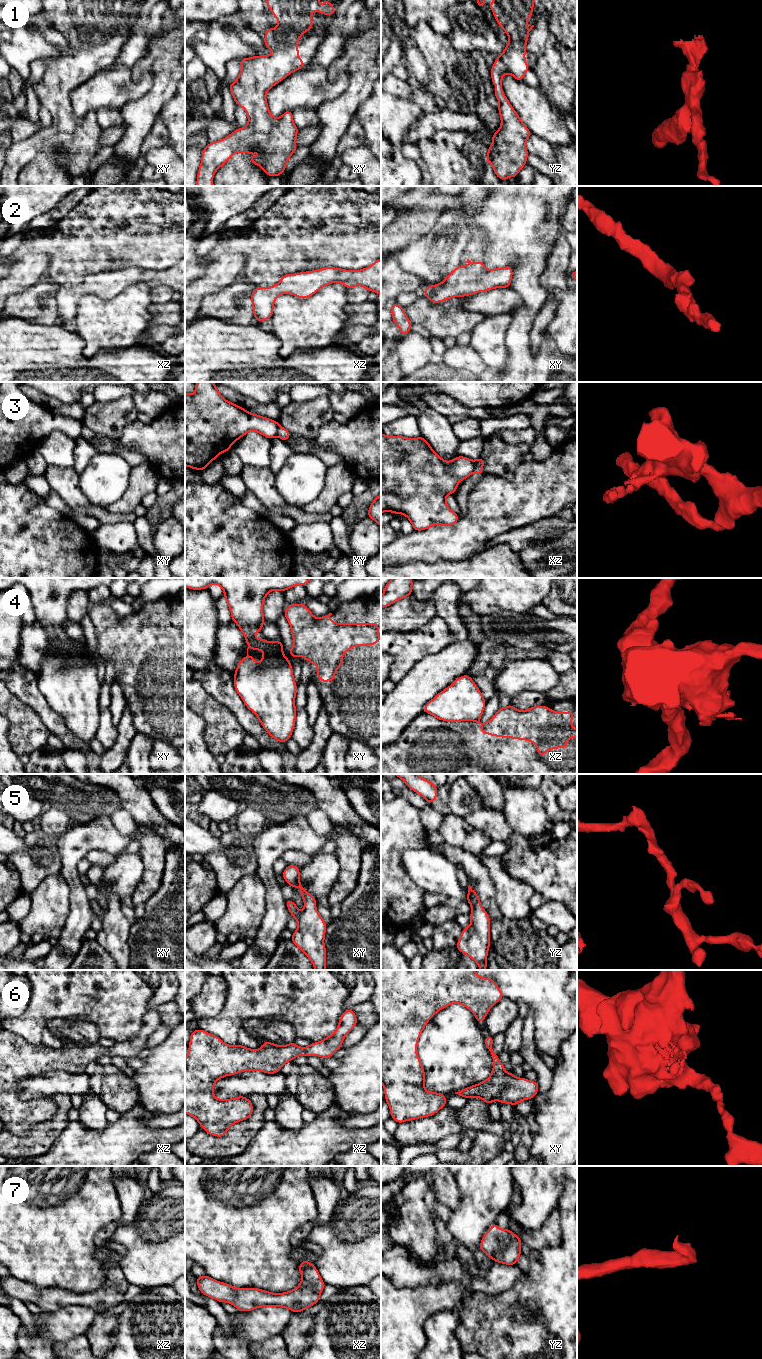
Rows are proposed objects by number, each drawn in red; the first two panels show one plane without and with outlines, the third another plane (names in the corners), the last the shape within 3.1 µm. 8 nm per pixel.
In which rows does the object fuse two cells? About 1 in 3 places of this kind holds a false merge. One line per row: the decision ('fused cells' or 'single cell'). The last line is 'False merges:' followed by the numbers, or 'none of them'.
1: single cell
2: single cell
3: fused cells
4: fused cells
5: single cell
6: single cell
7: single cell
False merges: 3, 4

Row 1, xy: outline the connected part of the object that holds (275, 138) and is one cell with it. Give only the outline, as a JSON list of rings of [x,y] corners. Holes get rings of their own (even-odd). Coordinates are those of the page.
[[[266,0],[266,5],[278,19],[278,26],[267,28],[264,38],[266,48],[272,50],[273,54],[240,59],[241,72],[236,77],[237,80],[228,85],[236,105],[246,111],[248,124],[236,129],[227,137],[206,145],[202,151],[196,186],[214,186],[213,176],[216,171],[235,153],[259,152],[263,157],[250,156],[250,162],[261,167],[267,176],[279,177],[286,171],[286,163],[297,148],[296,137],[299,129],[294,124],[293,111],[285,111],[279,118],[272,116],[266,93],[292,72],[305,67],[304,61],[297,53],[300,48],[295,44],[305,32],[312,29],[312,12],[335,15],[335,8],[328,0],[324,0],[323,7],[318,0]]]

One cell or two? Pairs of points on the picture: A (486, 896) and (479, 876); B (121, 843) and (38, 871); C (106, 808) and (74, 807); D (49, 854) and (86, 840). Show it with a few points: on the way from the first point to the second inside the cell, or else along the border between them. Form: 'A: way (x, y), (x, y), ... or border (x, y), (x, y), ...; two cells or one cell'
A: way (486, 891), (480, 881); one cell
B: border (57, 855), (61, 863), (59, 873); two cells
C: way (98, 807), (82, 807); one cell
D: border (52, 844), (57, 855); two cells

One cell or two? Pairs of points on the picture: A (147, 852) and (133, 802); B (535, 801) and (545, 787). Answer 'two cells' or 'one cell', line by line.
A: two cells
B: two cells

